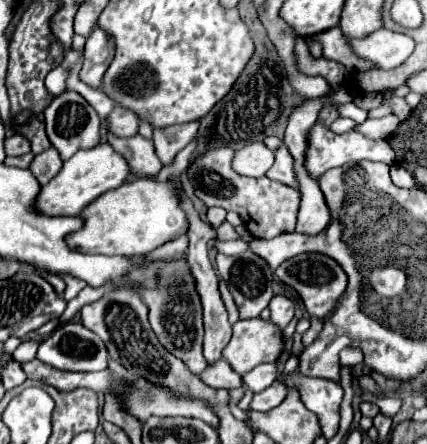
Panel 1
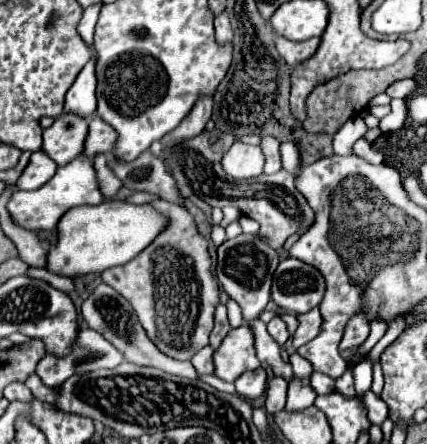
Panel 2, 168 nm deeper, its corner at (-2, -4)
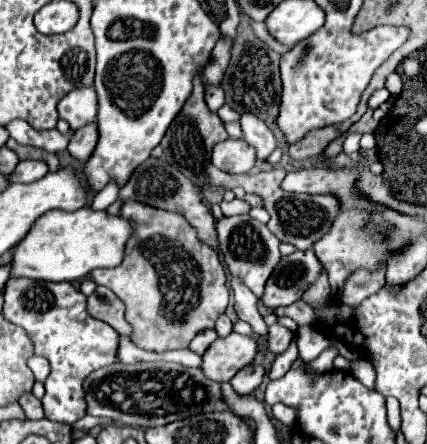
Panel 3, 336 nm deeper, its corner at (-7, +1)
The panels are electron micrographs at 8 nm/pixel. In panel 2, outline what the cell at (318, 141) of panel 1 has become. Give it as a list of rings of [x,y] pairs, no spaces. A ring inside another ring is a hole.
[[[358,139],[352,147],[352,153],[356,157],[362,157],[364,161],[370,161],[370,163],[382,163],[384,161],[384,155],[378,153],[376,149],[372,149],[372,145],[366,139]]]

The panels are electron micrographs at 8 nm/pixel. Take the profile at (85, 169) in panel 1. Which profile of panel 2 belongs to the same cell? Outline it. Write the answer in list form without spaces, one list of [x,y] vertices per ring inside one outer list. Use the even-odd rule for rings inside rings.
[[[76,157],[66,167],[58,167],[56,175],[40,189],[12,193],[12,197],[8,201],[8,211],[10,211],[16,225],[20,225],[24,229],[32,229],[32,231],[34,229],[48,231],[48,229],[56,229],[60,217],[68,209],[78,207],[78,205],[98,205],[102,201],[104,201],[104,195],[100,191],[92,159],[90,157]]]

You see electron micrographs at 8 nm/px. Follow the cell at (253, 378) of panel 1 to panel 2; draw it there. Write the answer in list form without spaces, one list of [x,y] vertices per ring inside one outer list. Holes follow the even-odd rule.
[[[260,367],[260,369],[256,369],[256,371],[246,371],[244,375],[240,375],[234,385],[236,385],[238,393],[240,393],[244,399],[254,401],[254,399],[258,399],[258,397],[266,391],[266,383],[268,383],[268,375],[266,375],[266,371]]]

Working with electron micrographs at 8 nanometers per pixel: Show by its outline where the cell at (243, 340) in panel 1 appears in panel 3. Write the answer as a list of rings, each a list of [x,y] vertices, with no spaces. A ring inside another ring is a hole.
[[[231,332],[225,338],[217,338],[201,356],[201,370],[209,380],[229,382],[243,366],[251,364],[257,354],[257,344],[251,336]]]

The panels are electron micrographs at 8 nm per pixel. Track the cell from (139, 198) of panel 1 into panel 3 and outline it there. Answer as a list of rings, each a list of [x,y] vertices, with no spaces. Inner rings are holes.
[[[81,208],[75,212],[51,210],[43,214],[27,232],[9,262],[9,278],[31,278],[45,282],[71,282],[87,276],[95,268],[119,266],[125,252],[125,242],[131,236],[131,224],[121,216],[109,216],[107,212],[95,212],[91,208]]]

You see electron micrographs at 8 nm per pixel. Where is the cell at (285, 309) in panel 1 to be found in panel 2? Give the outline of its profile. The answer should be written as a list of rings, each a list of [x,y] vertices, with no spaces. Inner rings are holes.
[[[278,315],[268,323],[268,333],[278,341],[278,345],[284,345],[288,341],[288,337],[290,337],[290,333],[286,329],[286,323]]]

